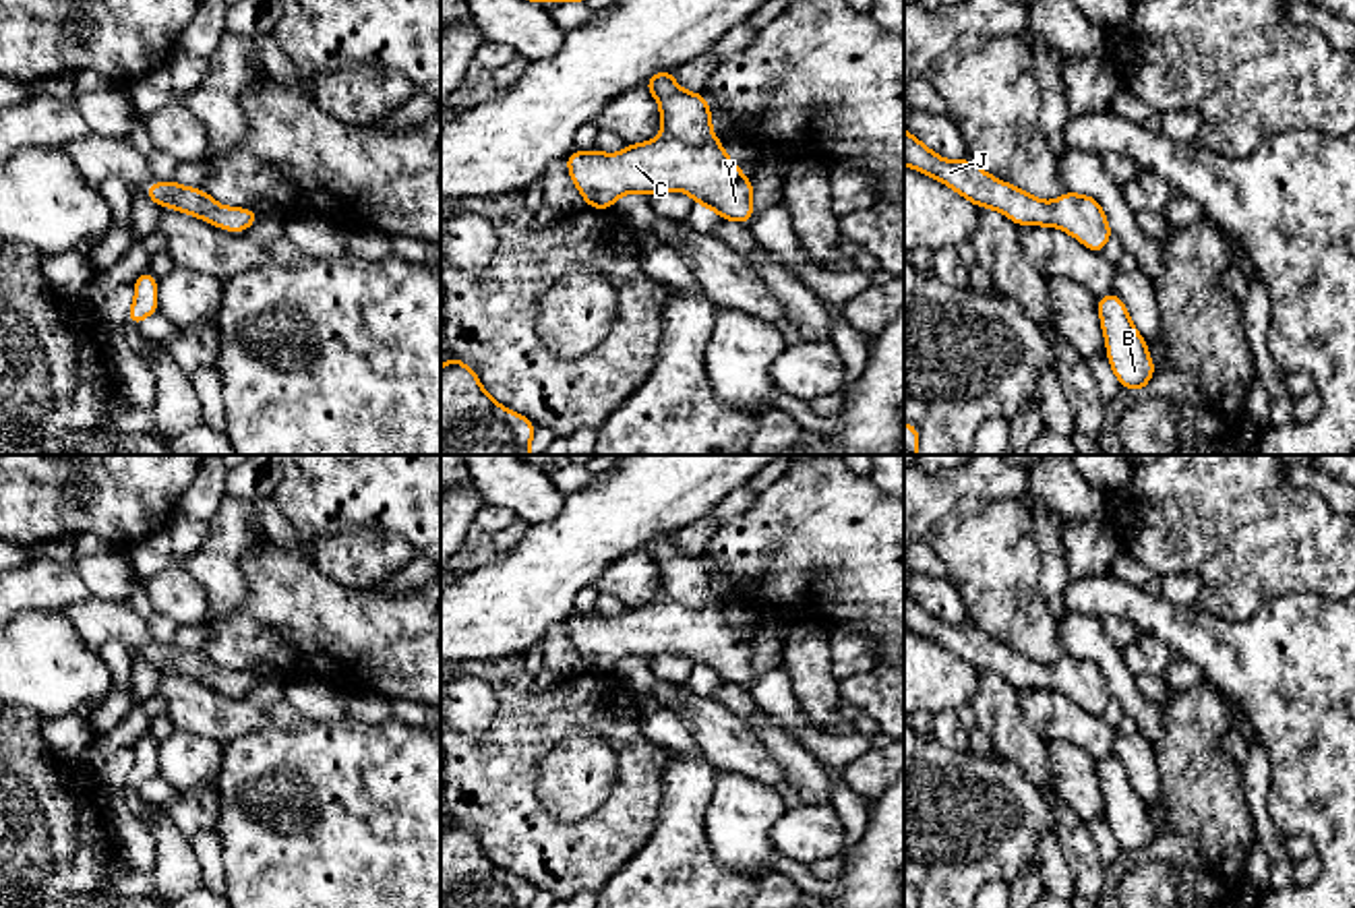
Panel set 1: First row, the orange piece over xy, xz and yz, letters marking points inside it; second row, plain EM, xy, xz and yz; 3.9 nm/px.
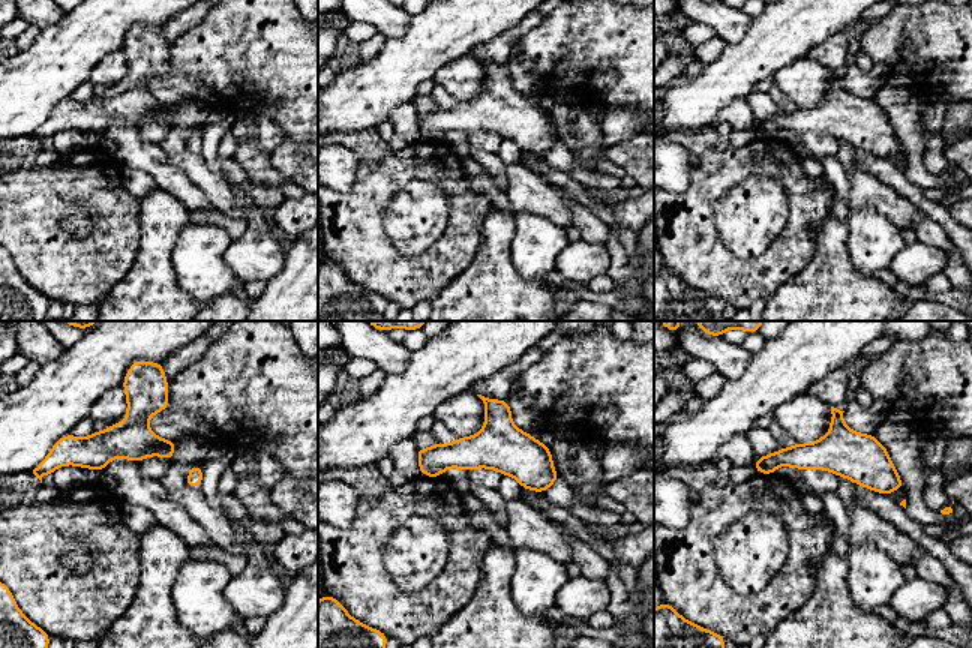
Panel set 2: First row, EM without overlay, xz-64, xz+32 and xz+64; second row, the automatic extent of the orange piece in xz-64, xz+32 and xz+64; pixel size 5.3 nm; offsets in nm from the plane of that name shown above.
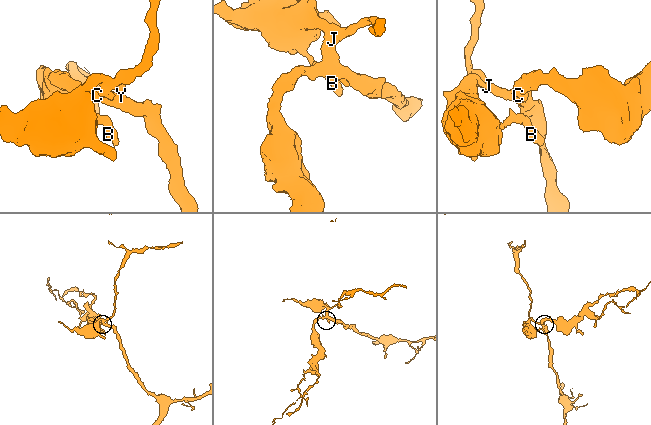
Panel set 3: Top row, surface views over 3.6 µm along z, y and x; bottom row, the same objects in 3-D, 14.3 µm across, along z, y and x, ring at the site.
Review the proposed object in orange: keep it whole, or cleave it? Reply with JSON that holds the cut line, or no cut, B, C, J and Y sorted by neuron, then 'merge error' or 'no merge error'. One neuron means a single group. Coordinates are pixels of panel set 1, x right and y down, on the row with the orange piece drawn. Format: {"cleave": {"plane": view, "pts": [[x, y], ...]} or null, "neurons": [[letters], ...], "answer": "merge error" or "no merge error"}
{"cleave": null, "neurons": [["B", "C", "J", "Y"]], "answer": "no merge error"}

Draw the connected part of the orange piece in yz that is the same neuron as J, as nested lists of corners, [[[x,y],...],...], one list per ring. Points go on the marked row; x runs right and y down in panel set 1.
[[[904,128],[904,165],[927,174],[978,209],[989,207],[1020,225],[1059,228],[1088,250],[1101,254],[1113,238],[1103,207],[1090,194],[1065,190],[1057,201],[1041,201],[1018,186],[989,176],[970,157],[947,161]]]

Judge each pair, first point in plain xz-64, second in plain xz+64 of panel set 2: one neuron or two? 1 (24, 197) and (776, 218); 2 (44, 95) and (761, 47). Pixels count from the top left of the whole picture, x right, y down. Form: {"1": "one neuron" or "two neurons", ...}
{"1": "two neurons", "2": "one neuron"}

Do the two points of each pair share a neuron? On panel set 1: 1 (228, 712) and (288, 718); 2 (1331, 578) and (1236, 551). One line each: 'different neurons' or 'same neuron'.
1: same neuron
2: same neuron

